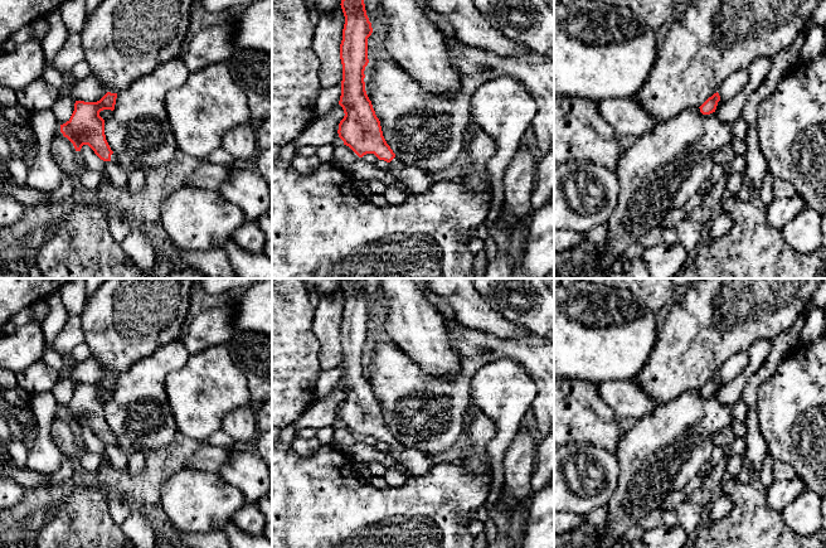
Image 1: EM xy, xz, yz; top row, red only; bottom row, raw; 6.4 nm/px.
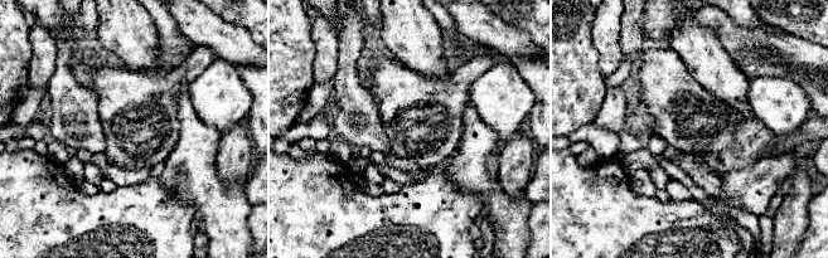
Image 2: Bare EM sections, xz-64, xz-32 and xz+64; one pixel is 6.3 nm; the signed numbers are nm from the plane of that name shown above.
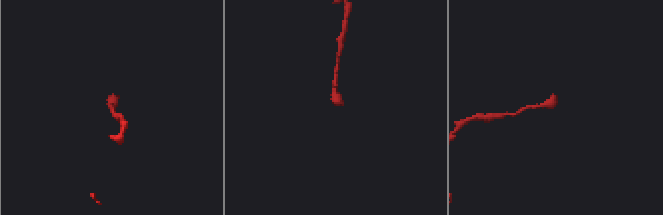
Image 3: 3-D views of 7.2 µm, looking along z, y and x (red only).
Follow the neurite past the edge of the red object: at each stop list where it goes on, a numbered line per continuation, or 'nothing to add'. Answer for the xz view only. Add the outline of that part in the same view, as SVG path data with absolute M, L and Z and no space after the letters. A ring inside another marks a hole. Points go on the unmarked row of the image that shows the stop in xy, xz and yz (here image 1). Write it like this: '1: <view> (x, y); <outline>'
1: xz (419, 465); M394 440L390 445L389 454L400 464L407 466L410 472L416 476L424 476L431 472L433 466L436 465L431 457L426 456L417 448L405 447L397 440Z

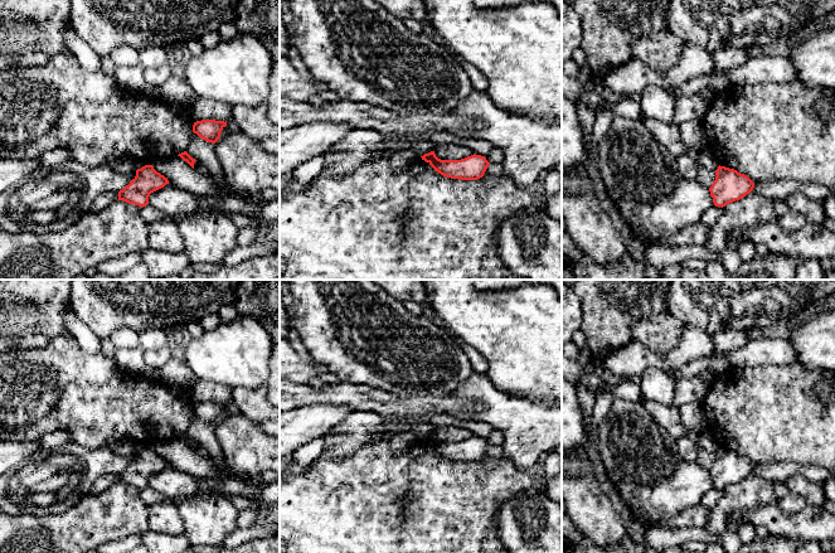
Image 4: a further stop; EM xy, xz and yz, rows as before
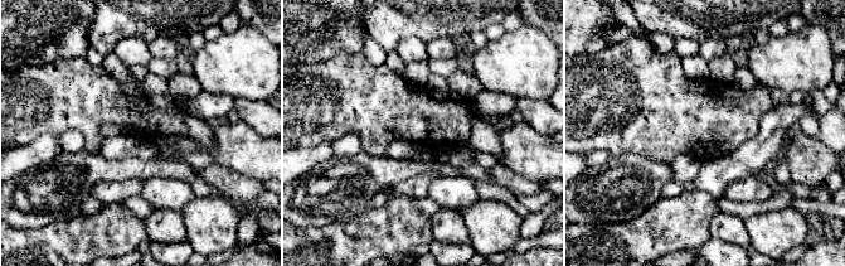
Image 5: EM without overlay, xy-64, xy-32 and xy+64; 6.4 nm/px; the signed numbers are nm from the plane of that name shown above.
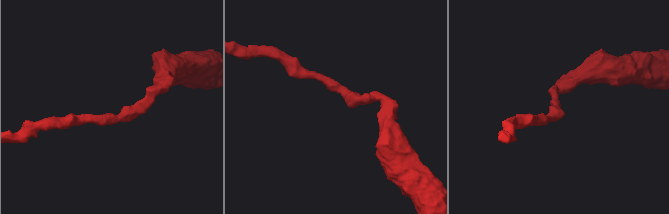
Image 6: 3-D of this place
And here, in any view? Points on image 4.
nothing to add

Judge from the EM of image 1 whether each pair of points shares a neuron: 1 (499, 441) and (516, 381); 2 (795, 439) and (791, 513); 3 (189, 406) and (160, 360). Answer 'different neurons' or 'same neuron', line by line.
1: same neuron
2: different neurons
3: different neurons

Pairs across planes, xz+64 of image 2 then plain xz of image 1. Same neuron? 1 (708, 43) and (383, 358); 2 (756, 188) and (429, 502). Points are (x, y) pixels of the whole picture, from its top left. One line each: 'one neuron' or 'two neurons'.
1: two neurons
2: one neuron

